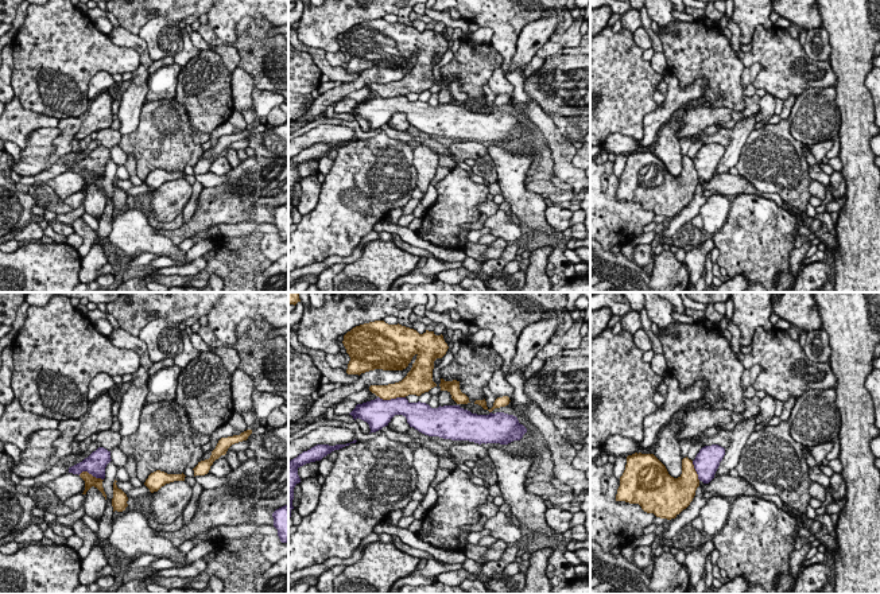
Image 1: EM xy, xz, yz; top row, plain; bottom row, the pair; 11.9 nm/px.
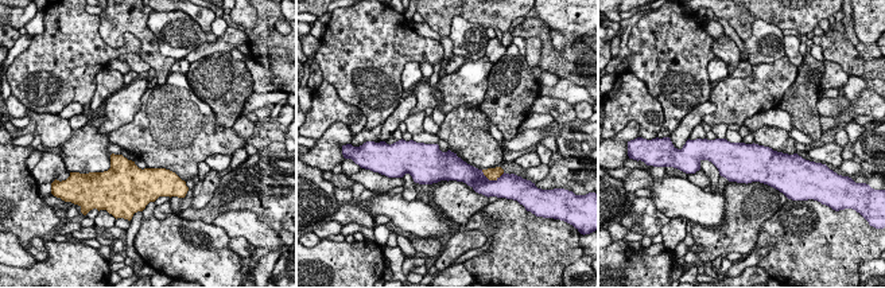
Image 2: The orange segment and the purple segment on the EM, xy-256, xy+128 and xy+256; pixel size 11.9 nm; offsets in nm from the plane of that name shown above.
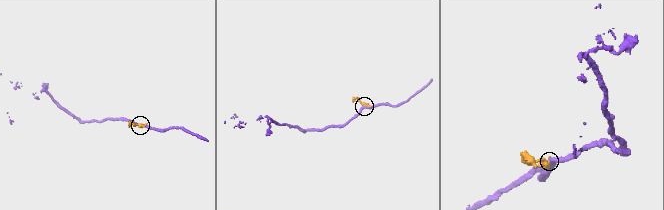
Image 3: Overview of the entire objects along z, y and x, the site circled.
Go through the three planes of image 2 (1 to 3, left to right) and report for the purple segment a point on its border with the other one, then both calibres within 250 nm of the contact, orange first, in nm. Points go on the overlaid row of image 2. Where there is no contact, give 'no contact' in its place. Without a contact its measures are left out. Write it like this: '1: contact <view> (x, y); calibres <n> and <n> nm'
1: no contact
2: contact xy+128 (492, 179); calibres 160 and 280 nm
3: no contact

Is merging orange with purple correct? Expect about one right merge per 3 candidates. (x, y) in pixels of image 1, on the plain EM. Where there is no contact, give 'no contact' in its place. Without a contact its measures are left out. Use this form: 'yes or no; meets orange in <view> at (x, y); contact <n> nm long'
no; meets orange in xz at (392, 96); contact 320 nm long

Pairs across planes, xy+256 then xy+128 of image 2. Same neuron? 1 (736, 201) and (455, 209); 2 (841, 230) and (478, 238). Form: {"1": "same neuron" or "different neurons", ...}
{"1": "same neuron", "2": "different neurons"}

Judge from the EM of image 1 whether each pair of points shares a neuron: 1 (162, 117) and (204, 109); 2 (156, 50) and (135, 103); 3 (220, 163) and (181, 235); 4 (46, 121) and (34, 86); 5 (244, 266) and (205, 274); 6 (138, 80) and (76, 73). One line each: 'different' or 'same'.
1: different
2: different
3: different
4: different
5: same
6: different

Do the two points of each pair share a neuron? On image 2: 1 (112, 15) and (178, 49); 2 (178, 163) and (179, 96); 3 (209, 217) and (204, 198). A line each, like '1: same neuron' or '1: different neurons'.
1: different neurons
2: same neuron
3: different neurons

